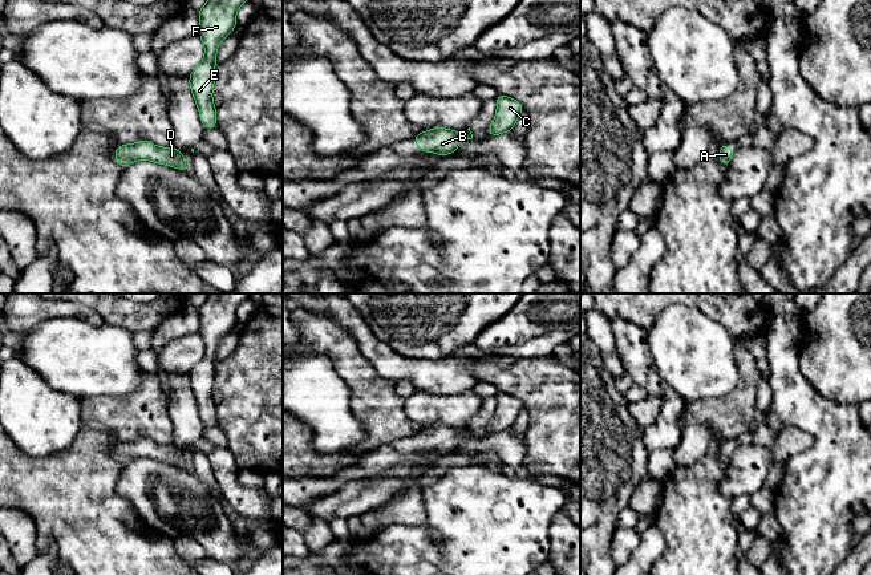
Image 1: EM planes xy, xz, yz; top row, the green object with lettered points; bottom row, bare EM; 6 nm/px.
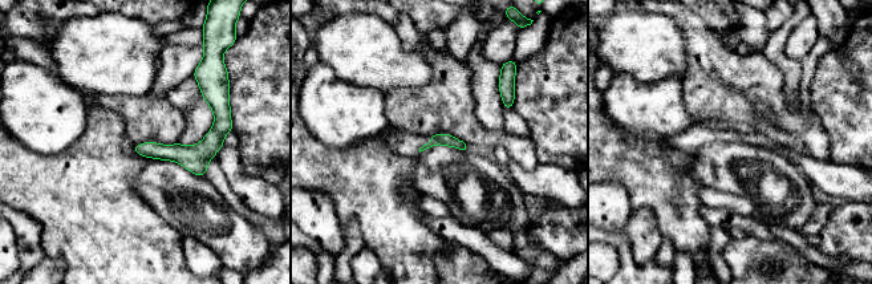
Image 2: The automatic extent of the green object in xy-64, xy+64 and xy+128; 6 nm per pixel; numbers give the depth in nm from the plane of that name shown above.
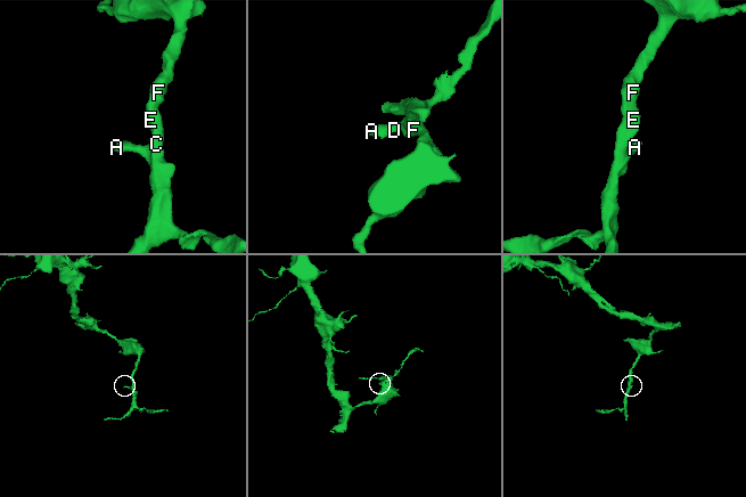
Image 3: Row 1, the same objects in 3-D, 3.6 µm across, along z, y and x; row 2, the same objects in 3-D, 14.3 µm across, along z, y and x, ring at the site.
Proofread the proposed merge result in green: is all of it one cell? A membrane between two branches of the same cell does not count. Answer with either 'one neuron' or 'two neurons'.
one neuron

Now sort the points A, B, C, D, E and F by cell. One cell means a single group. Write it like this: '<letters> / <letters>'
A B C D E F

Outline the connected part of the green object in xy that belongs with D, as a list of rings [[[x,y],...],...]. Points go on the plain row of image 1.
[[[149,438],[118,442],[114,450],[114,458],[121,465],[126,465],[135,458],[150,458],[182,469],[190,467],[182,449],[175,445],[161,445]]]

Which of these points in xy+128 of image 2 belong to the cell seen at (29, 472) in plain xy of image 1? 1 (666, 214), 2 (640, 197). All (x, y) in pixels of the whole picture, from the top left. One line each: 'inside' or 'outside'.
1: inside
2: inside

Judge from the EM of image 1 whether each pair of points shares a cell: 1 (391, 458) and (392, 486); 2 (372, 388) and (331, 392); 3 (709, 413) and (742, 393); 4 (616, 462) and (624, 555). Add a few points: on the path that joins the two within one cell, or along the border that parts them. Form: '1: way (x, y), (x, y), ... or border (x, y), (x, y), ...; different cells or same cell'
1: border (418, 452), (404, 457), (375, 476), (361, 478); different cells
2: border (333, 363), (348, 388), (349, 408), (360, 420); different cells
3: way (717, 413), (722, 413), (734, 401); same cell
4: border (616, 529), (612, 537), (612, 559); different cells

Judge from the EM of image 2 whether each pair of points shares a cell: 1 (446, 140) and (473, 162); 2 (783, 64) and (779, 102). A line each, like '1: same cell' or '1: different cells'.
1: different cells
2: different cells

